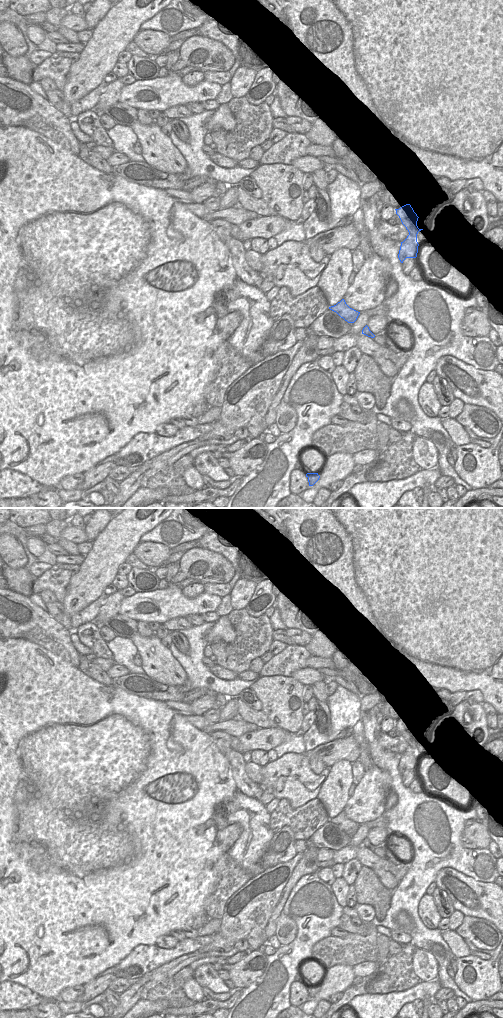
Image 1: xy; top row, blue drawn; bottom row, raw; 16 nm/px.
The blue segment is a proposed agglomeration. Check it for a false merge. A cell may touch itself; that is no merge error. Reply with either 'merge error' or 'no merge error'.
merge error

